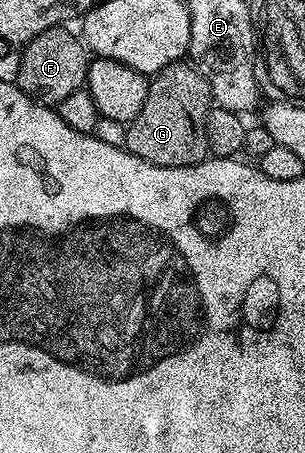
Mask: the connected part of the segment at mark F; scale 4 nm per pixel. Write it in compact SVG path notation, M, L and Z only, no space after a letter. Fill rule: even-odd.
M67 27L46 29L22 46L17 84L39 104L58 107L61 99L66 99L73 91L86 86L88 64L88 50L76 34L74 37Z

